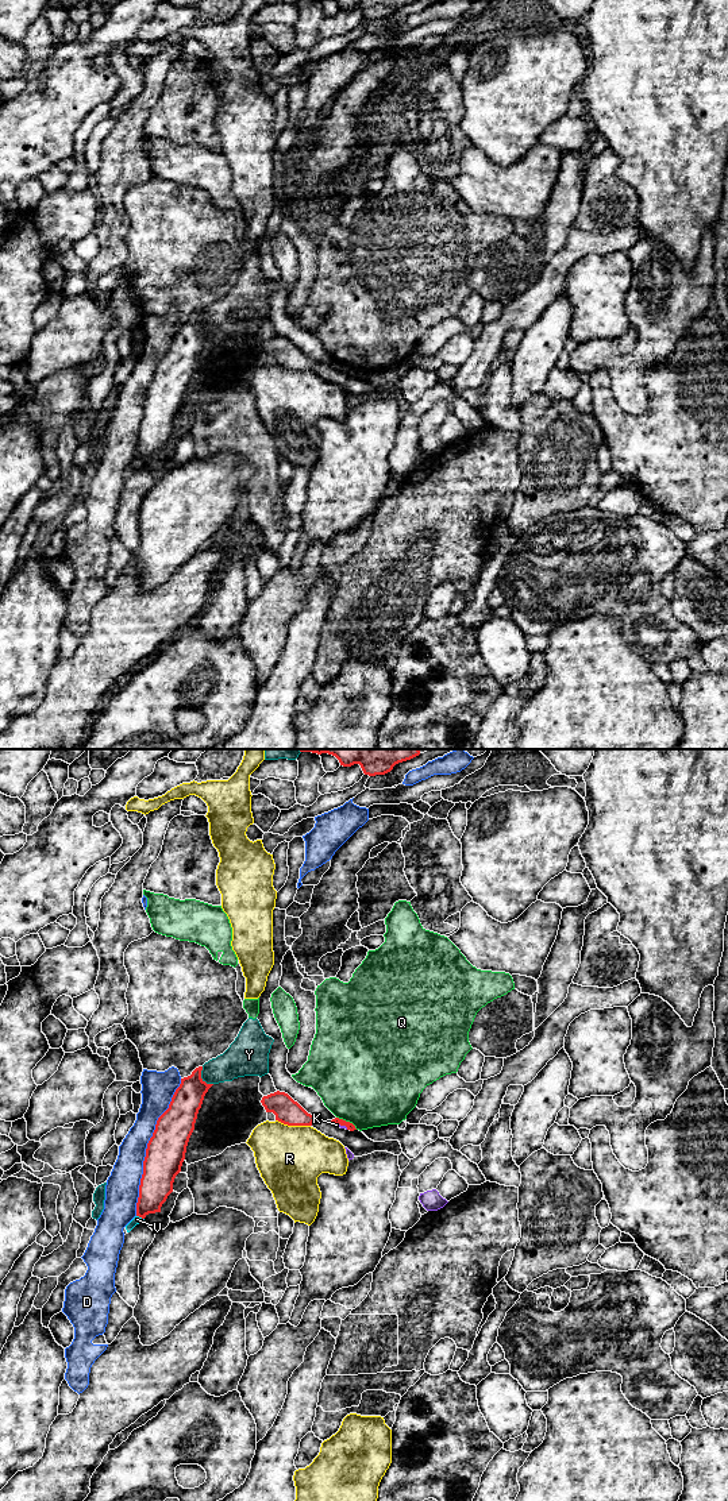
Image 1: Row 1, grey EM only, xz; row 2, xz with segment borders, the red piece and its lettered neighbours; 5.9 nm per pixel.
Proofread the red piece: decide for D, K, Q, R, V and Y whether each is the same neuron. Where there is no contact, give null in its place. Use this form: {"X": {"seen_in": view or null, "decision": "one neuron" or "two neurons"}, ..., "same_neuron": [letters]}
{"D": {"seen_in": "xz", "decision": "two neurons"}, "K": {"seen_in": "xz", "decision": "two neurons"}, "Q": {"seen_in": "xz", "decision": "two neurons"}, "R": {"seen_in": "xz", "decision": "two neurons"}, "V": {"seen_in": "xz", "decision": "two neurons"}, "Y": {"seen_in": "xz", "decision": "two neurons"}, "same_neuron": []}

